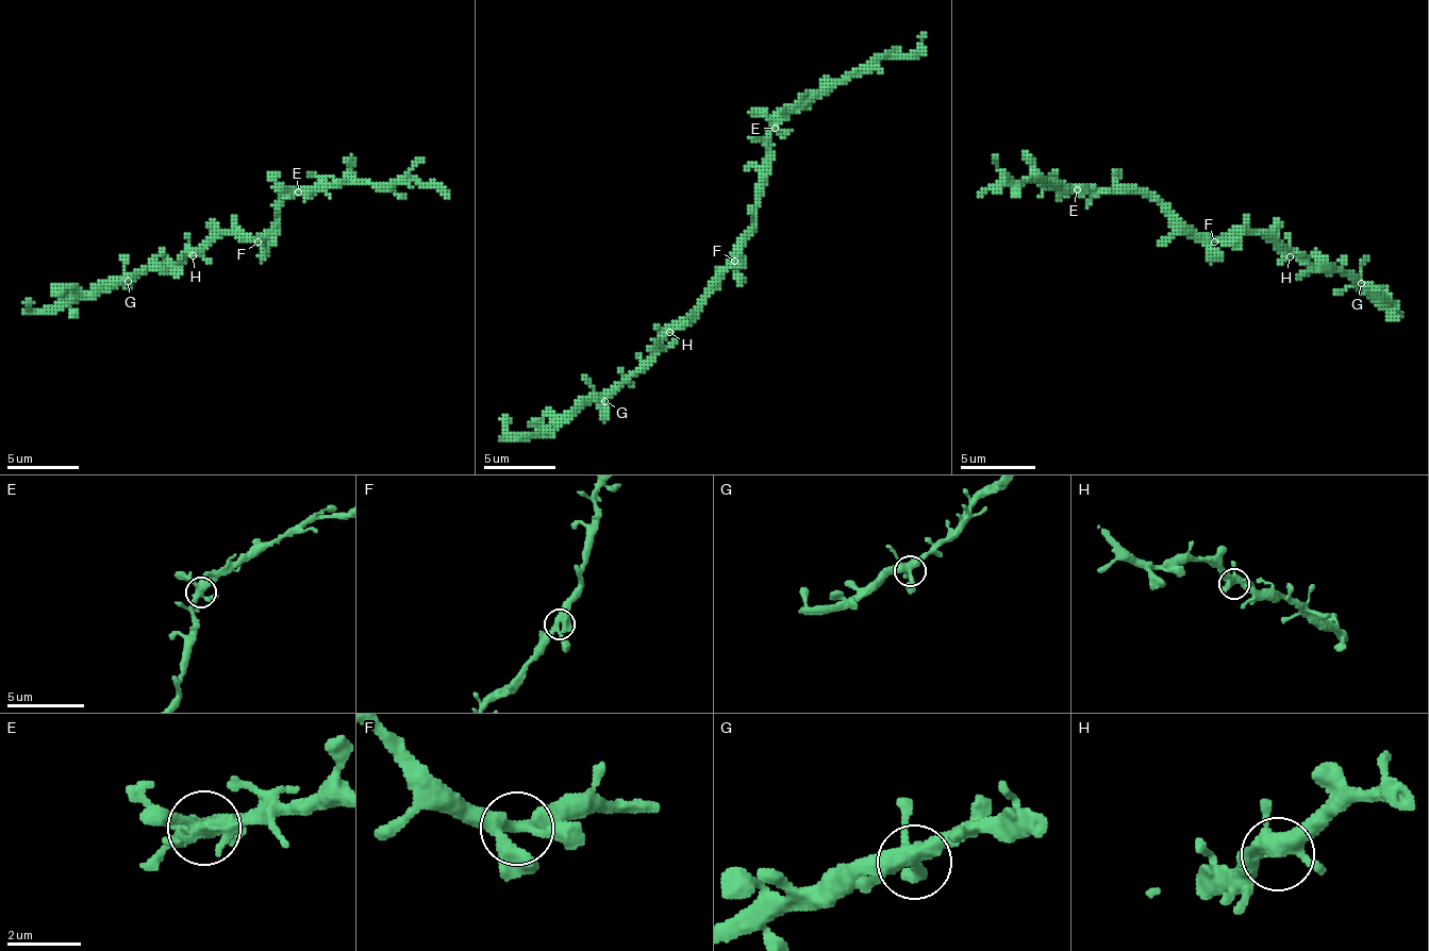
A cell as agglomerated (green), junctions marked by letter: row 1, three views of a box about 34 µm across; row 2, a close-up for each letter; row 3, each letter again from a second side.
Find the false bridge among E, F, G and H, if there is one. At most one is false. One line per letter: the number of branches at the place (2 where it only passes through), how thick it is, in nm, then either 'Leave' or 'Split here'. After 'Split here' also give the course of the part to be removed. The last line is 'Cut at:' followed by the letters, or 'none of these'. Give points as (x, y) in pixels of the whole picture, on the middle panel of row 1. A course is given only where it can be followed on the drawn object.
E: Branches: 5. Thickness 400 nm. Leave
F: Branches: 4. Thickness 340 nm. Leave
G: Branches: 5. Thickness 400 nm. Leave
H: Branches: 5. Thickness 400 nm. Leave
Cut at: none of these

